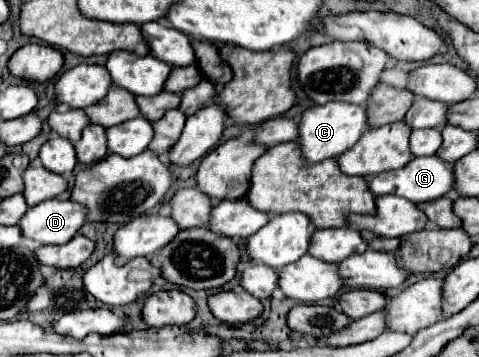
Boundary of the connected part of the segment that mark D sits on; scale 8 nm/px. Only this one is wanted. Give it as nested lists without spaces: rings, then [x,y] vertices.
[[[48,199],[36,207],[30,207],[20,219],[24,237],[38,241],[40,245],[68,243],[86,223],[88,209],[72,199]]]

